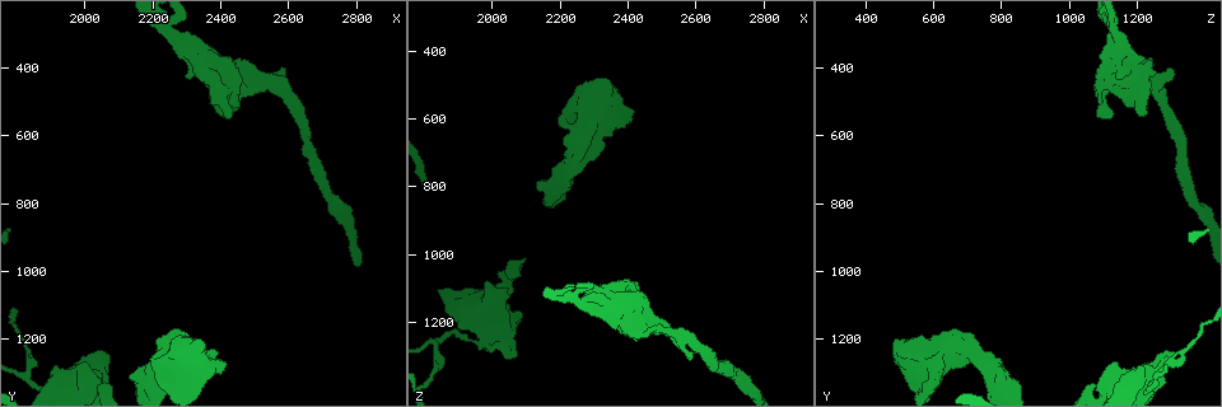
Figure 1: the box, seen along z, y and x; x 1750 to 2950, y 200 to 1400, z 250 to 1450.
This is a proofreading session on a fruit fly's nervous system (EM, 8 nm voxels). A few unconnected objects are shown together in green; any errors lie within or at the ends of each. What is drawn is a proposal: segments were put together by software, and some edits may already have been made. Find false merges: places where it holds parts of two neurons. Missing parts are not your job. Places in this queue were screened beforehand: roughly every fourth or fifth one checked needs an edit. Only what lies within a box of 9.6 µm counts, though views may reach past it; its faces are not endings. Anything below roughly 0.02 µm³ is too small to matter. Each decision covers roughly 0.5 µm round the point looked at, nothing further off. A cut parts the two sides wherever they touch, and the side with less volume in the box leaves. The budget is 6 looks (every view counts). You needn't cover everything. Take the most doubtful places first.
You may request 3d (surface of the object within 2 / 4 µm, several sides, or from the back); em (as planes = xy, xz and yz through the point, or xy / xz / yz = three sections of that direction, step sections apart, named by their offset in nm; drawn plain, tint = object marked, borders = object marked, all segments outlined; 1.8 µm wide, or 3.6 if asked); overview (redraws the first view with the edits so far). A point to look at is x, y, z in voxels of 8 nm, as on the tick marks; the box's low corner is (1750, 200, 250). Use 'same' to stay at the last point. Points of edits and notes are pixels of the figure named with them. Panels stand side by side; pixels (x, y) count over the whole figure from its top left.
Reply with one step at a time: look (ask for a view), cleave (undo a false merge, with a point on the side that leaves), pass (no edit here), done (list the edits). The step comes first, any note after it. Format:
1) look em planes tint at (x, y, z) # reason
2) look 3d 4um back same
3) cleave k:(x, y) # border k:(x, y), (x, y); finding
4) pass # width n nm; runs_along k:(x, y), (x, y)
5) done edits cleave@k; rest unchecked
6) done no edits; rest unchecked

look em planes tint at (2250, 300, 1140) # three arms meet

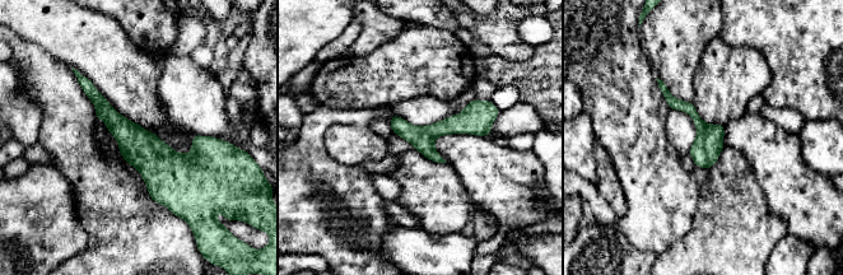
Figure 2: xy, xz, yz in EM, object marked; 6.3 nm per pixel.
pass # runs_along 2:(83, 80), (155, 161), (212, 141); one neuron here

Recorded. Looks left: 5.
look 3d 2um at (2190, 1330, 800) # abrupt turn

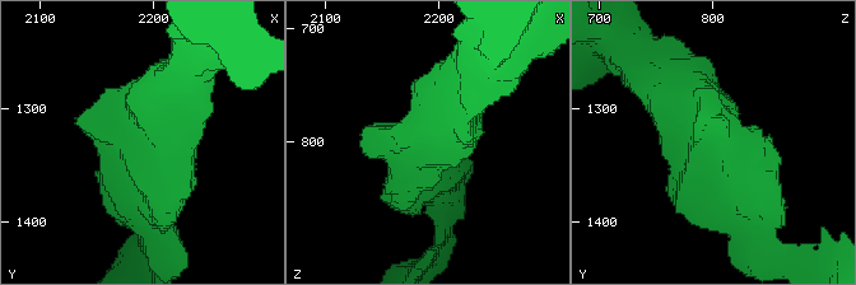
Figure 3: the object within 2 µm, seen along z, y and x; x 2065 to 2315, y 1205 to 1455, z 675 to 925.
look em planes tint at (2198, 1324, 798) # now the EM

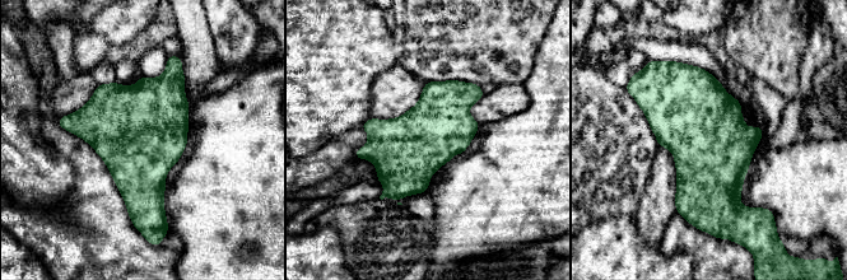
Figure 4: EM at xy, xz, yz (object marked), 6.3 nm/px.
pass # continuous, no second neuron

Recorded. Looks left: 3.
look em 3.6um planes plain at (2430, 450, 1180)

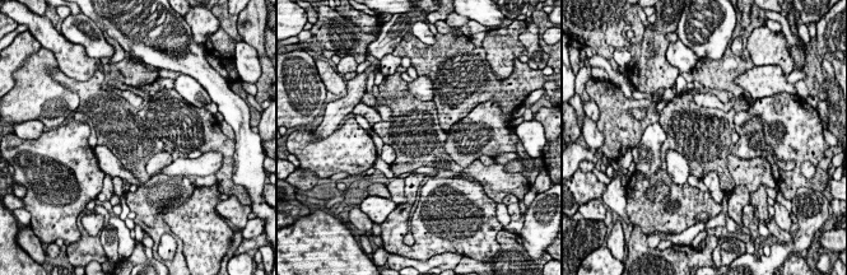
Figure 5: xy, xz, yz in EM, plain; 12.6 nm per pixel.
look em 3.6um planes tint same # where the object lies

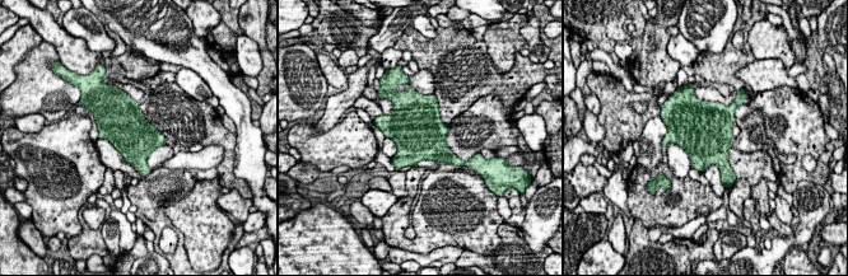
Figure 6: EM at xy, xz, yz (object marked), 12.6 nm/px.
pass # continuous, no second neuron

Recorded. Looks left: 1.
done no edits; rest unchecked

